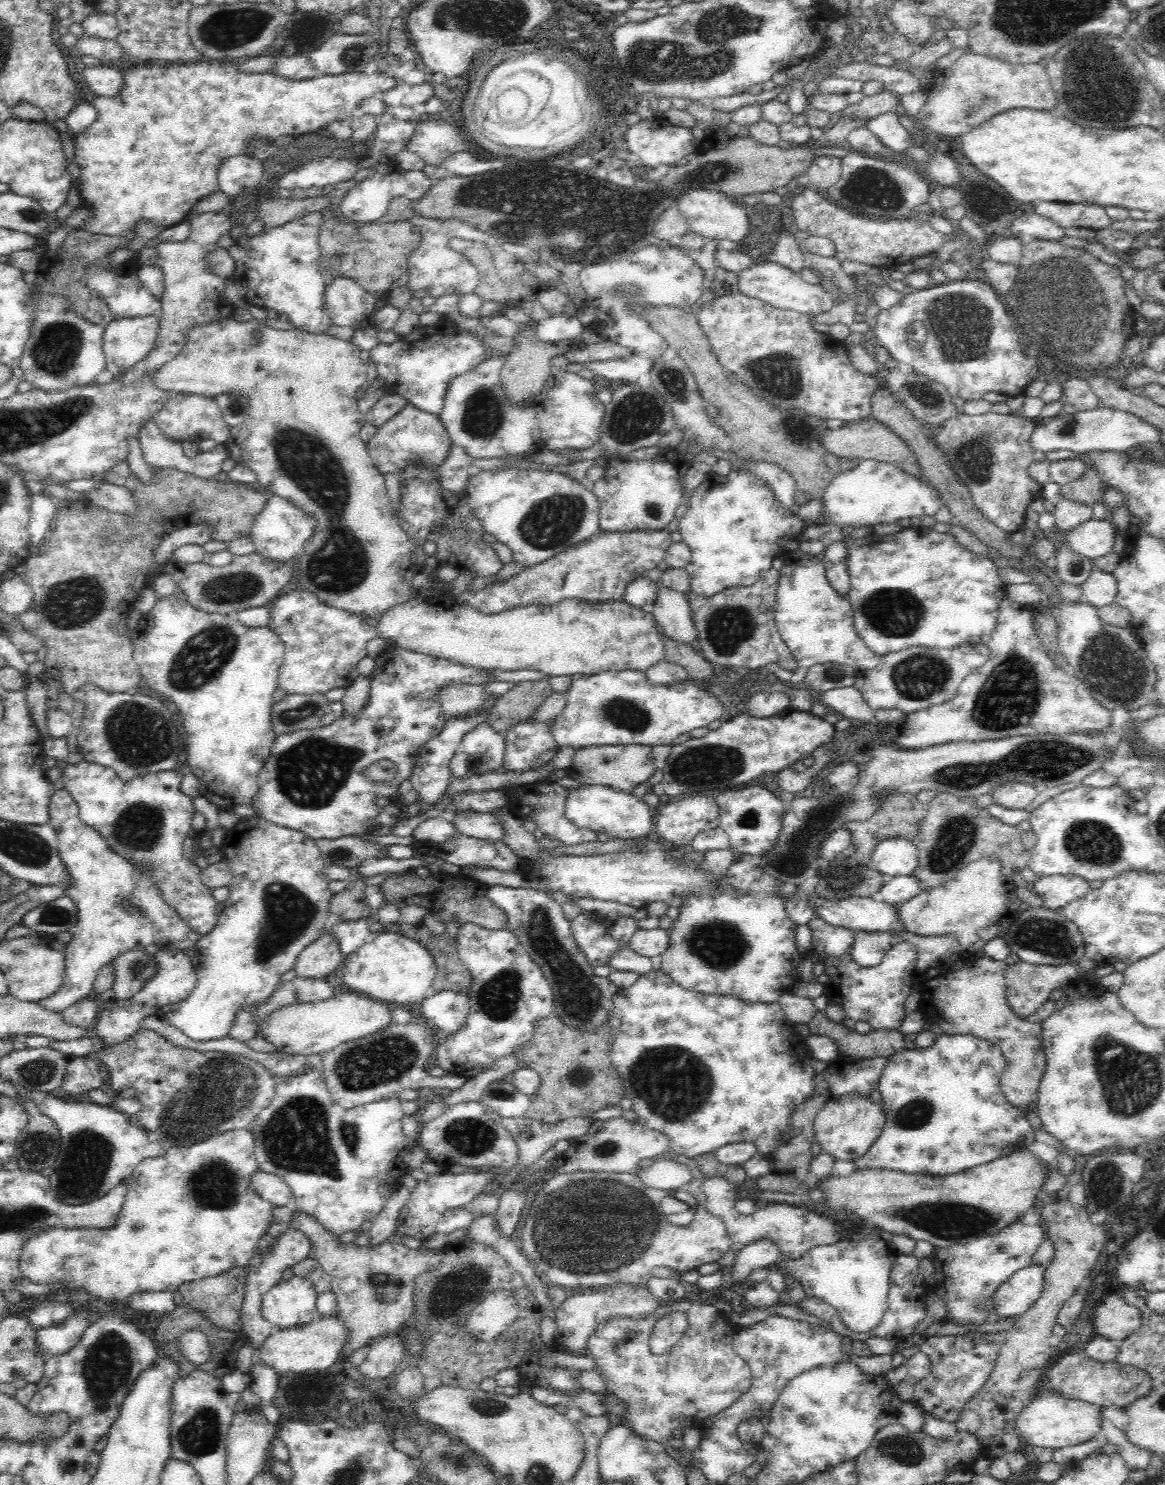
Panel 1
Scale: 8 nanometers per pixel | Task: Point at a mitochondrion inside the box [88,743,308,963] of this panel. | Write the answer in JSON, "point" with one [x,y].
{"point":[140,826]}

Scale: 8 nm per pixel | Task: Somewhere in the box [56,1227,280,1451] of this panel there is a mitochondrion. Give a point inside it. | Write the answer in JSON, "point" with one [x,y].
{"point":[108,1364]}

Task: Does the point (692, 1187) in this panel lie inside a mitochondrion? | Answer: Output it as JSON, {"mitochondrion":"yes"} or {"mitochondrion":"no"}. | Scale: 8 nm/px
{"mitochondrion":"no"}

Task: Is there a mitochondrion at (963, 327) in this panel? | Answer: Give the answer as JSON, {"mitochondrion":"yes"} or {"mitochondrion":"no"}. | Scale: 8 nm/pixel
{"mitochondrion":"yes"}

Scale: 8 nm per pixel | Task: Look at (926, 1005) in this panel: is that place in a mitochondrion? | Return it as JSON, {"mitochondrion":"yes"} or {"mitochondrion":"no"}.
{"mitochondrion":"no"}

